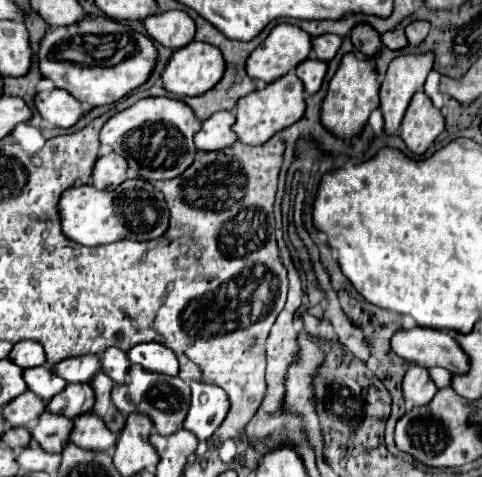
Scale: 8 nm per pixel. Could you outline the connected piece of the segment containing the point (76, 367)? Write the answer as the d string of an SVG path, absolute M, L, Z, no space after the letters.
M83 355L83 357L73 357L73 359L63 359L53 367L61 379L67 383L89 383L95 371L99 369L99 357L97 355Z

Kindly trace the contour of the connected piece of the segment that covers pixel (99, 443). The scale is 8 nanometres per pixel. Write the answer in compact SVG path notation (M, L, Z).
M85 413L85 415L77 415L77 419L73 419L73 431L69 433L69 439L83 449L109 451L109 449L113 449L117 435L111 433L97 415Z

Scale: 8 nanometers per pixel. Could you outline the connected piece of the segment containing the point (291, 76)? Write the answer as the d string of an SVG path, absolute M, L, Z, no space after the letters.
M289 71L281 79L275 79L273 83L269 83L265 89L251 91L249 95L245 95L245 97L241 97L237 101L237 107L235 107L237 121L233 125L233 131L237 133L239 141L243 141L247 145L261 145L273 133L277 133L281 129L293 125L295 121L299 121L303 117L303 113L305 113L303 83L295 75L295 71Z

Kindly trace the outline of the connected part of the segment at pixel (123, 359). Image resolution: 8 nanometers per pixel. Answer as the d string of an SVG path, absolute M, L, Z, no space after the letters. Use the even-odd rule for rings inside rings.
M109 347L109 351L105 351L101 355L101 371L107 373L115 383L125 383L125 375L129 369L129 359L125 351L117 351L117 347Z

